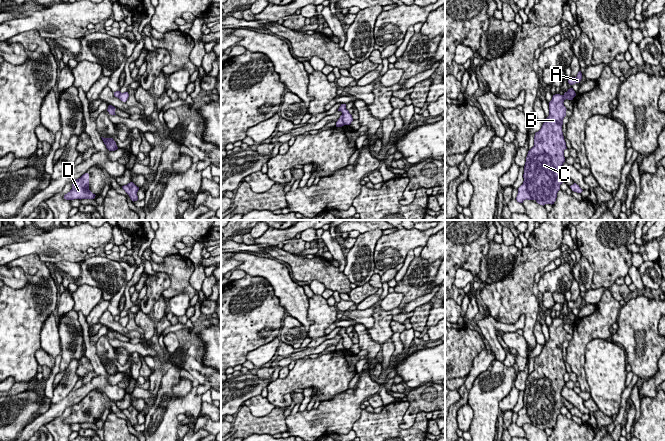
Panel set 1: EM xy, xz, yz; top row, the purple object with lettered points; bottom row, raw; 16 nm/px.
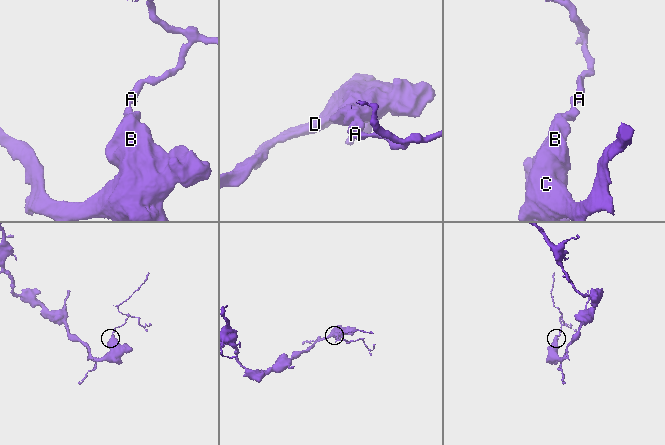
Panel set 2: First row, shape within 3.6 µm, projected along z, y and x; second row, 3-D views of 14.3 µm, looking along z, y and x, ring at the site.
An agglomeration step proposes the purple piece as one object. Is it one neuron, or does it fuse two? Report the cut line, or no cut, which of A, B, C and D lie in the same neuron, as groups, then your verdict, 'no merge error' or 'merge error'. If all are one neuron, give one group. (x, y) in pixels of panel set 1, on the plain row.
cut xz (342, 338), (342, 344), (345, 348); groups A / B C D; merge error

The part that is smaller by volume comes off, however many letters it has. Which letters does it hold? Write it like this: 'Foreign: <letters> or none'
Foreign: A

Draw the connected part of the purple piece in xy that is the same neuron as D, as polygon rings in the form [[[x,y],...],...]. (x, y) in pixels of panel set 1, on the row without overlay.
[[[85,397],[73,405],[72,413],[64,419],[64,423],[94,423],[95,420],[96,419],[89,414],[89,398]]]

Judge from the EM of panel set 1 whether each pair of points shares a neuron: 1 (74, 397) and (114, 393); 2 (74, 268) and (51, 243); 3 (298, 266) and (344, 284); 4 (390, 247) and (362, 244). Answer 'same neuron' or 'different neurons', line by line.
1: same neuron
2: different neurons
3: same neuron
4: different neurons

